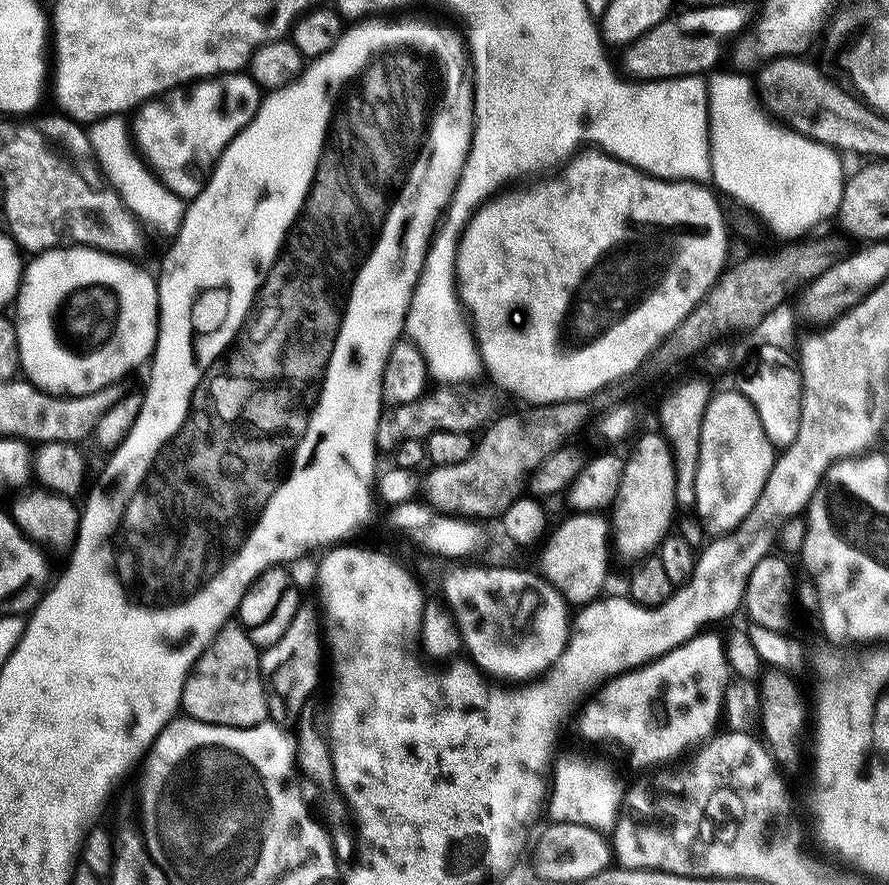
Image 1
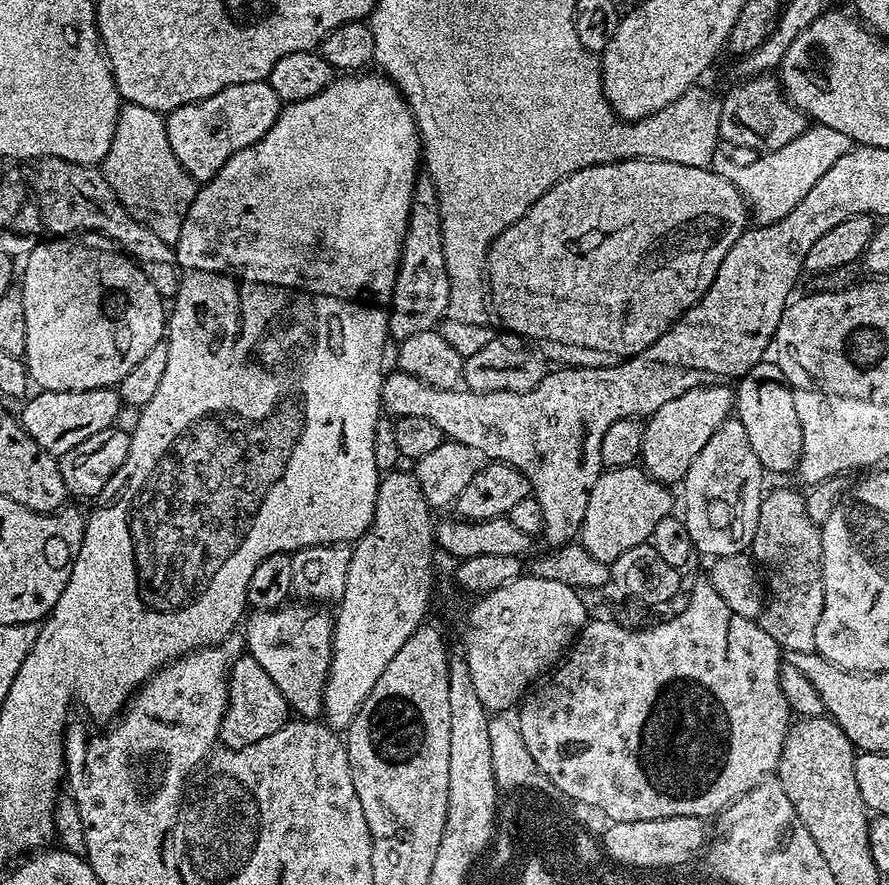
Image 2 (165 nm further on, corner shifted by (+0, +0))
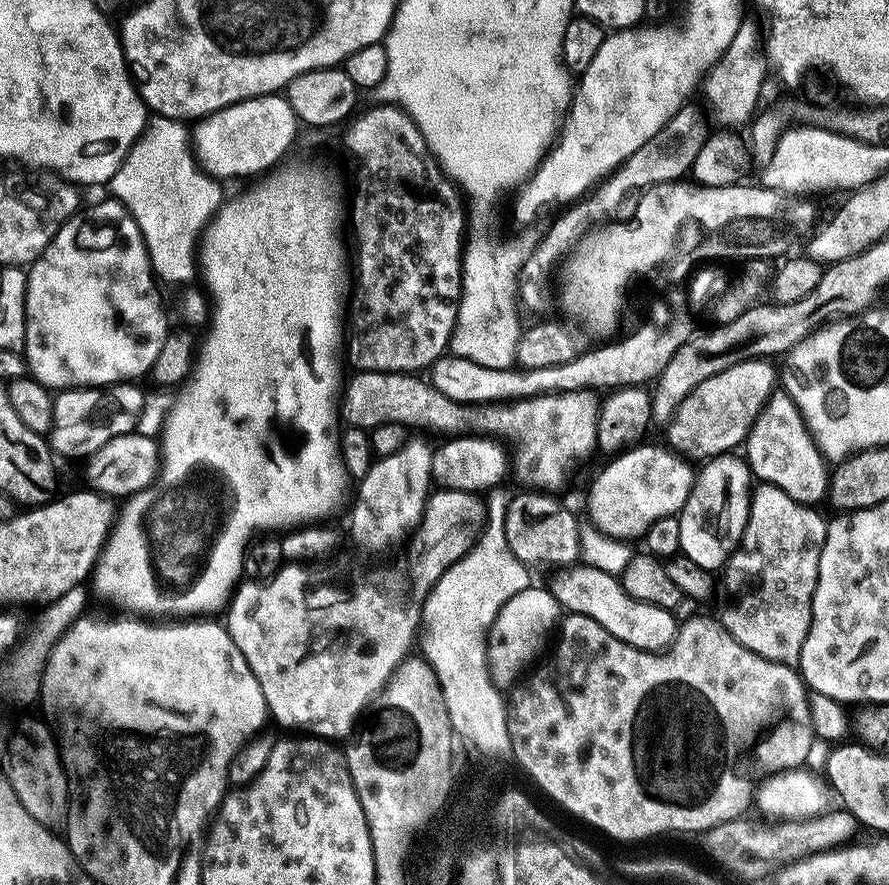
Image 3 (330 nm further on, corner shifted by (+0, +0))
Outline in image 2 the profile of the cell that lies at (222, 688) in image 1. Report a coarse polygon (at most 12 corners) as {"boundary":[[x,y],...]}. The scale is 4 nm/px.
{"boundary":[[254,657],[228,673],[219,743],[245,748],[289,723],[290,709]]}

